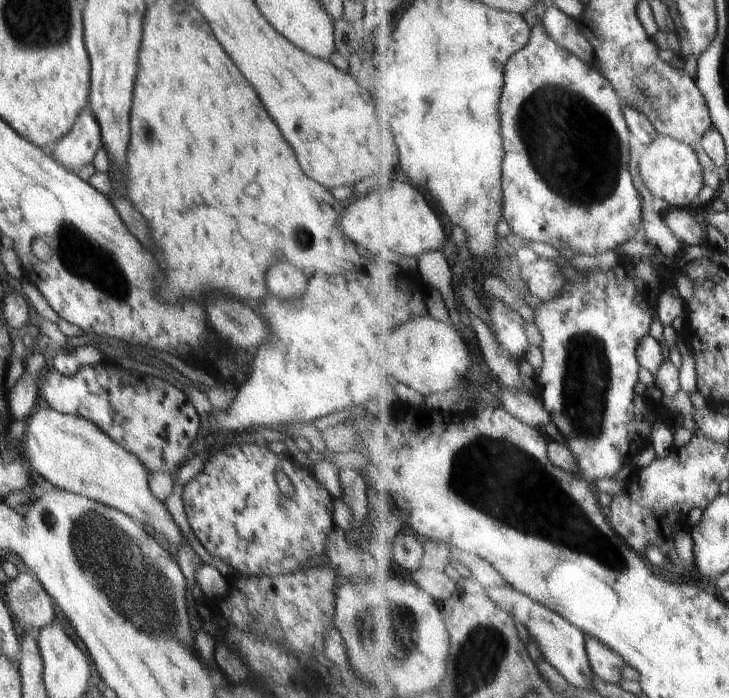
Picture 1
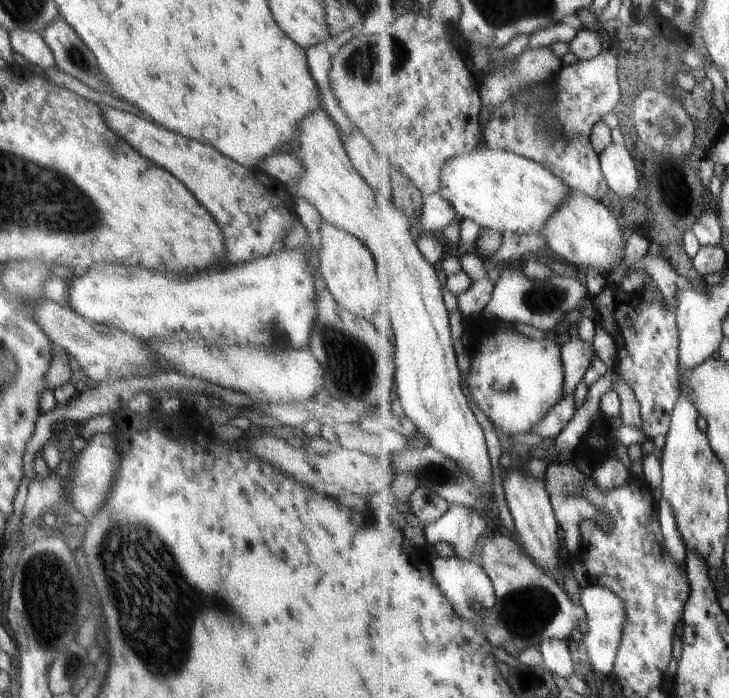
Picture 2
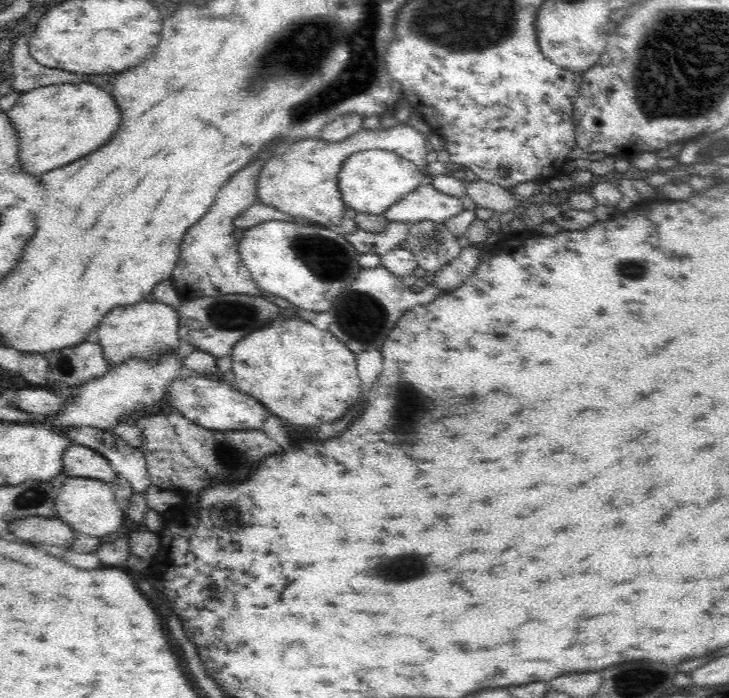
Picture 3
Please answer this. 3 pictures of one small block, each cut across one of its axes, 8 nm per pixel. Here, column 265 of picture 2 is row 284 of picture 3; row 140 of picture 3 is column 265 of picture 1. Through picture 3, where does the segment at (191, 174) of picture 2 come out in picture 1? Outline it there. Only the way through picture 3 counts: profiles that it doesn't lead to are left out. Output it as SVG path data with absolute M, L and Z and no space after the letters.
M279 259L267 270L265 283L279 299L299 299L307 289L308 275L286 259Z

